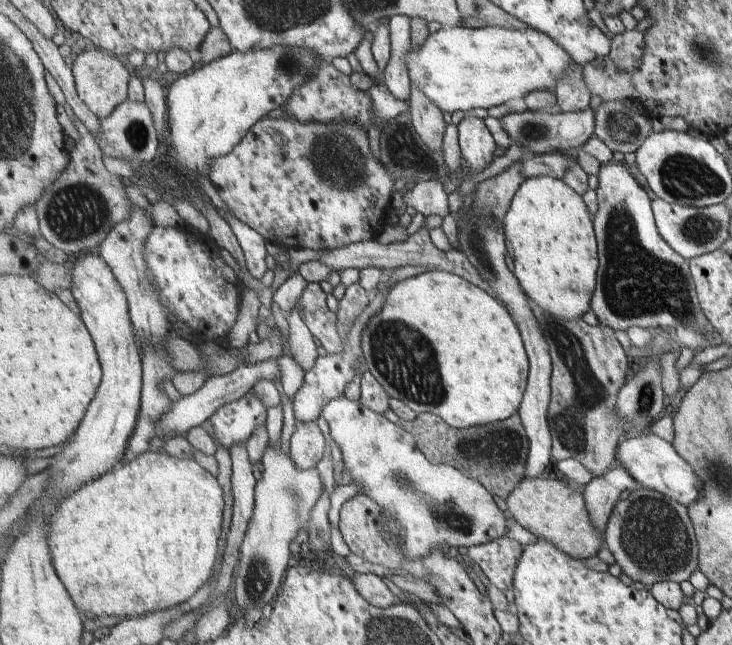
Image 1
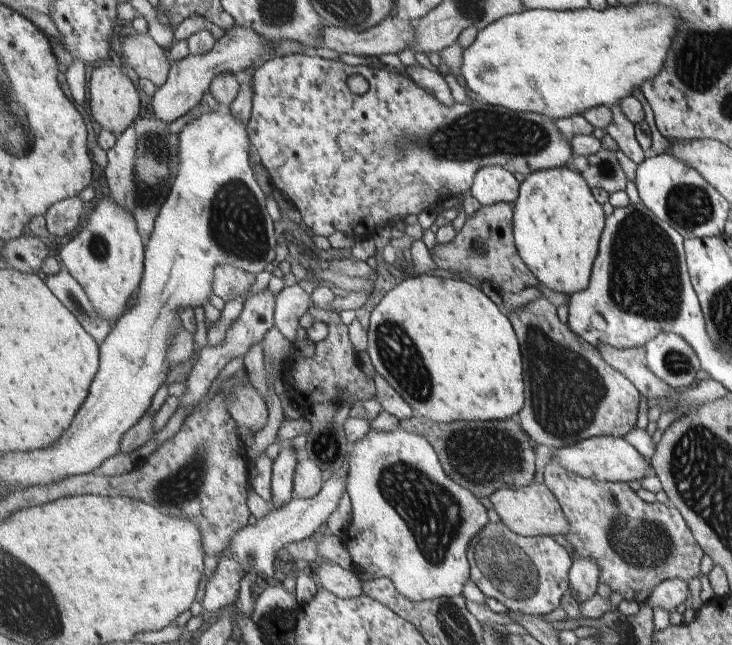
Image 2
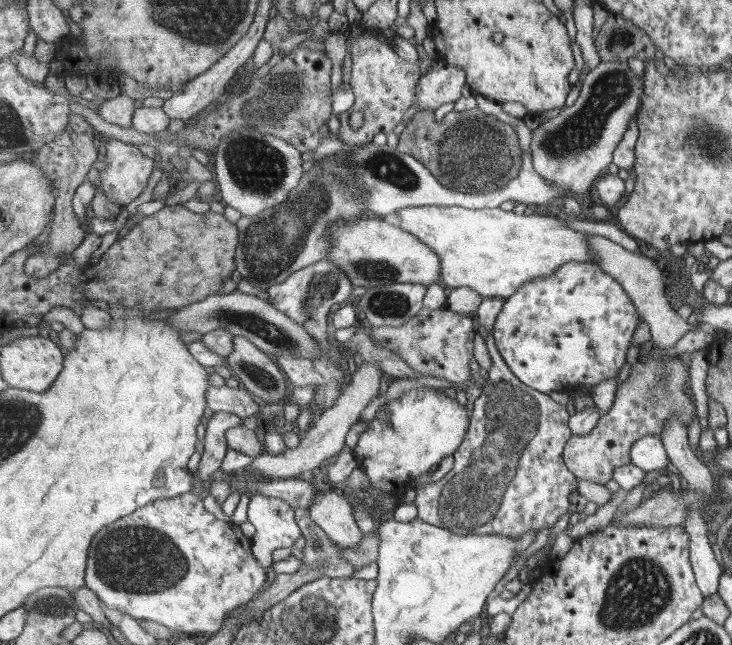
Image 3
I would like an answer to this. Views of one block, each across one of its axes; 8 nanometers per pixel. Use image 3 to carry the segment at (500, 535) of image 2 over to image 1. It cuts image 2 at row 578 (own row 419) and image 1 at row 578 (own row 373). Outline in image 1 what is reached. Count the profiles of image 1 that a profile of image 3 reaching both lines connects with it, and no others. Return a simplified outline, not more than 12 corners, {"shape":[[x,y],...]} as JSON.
{"shape":[[507,535],[467,548],[497,588],[513,590],[523,546]]}

